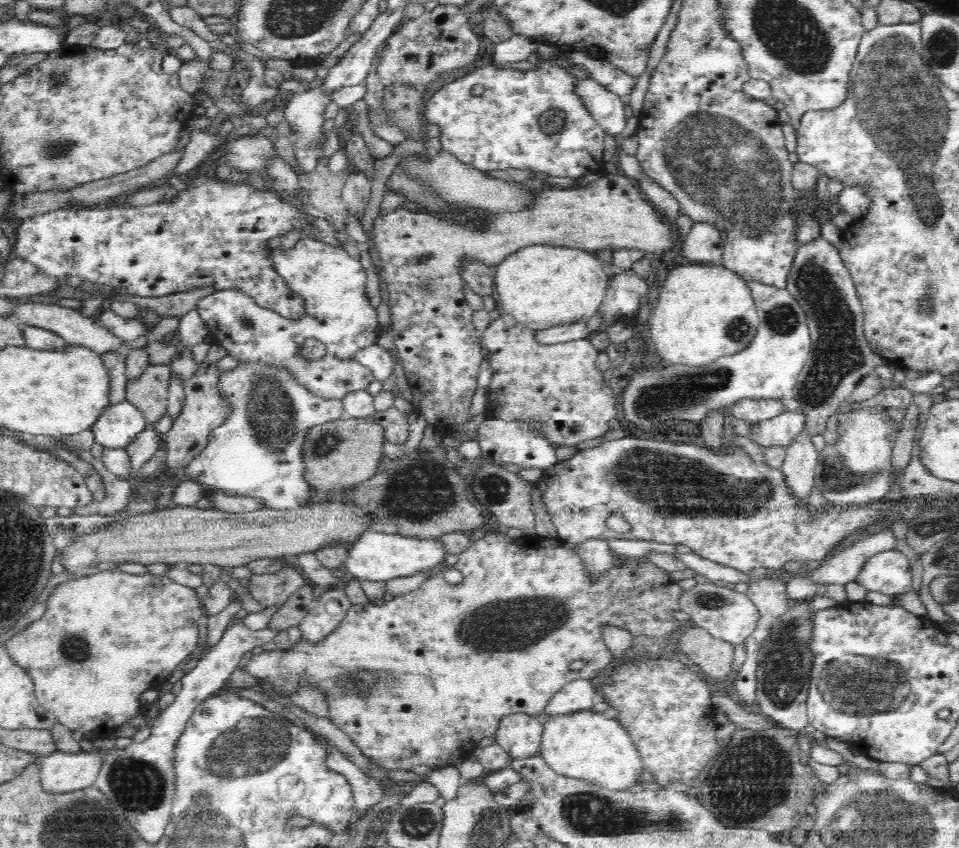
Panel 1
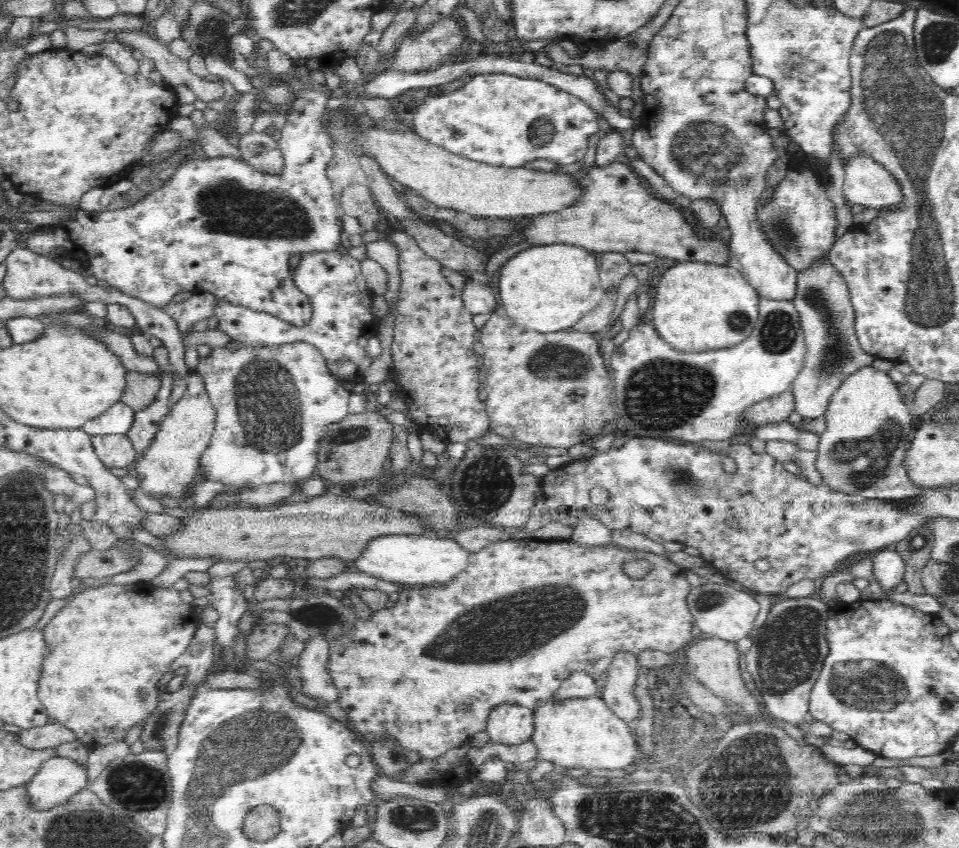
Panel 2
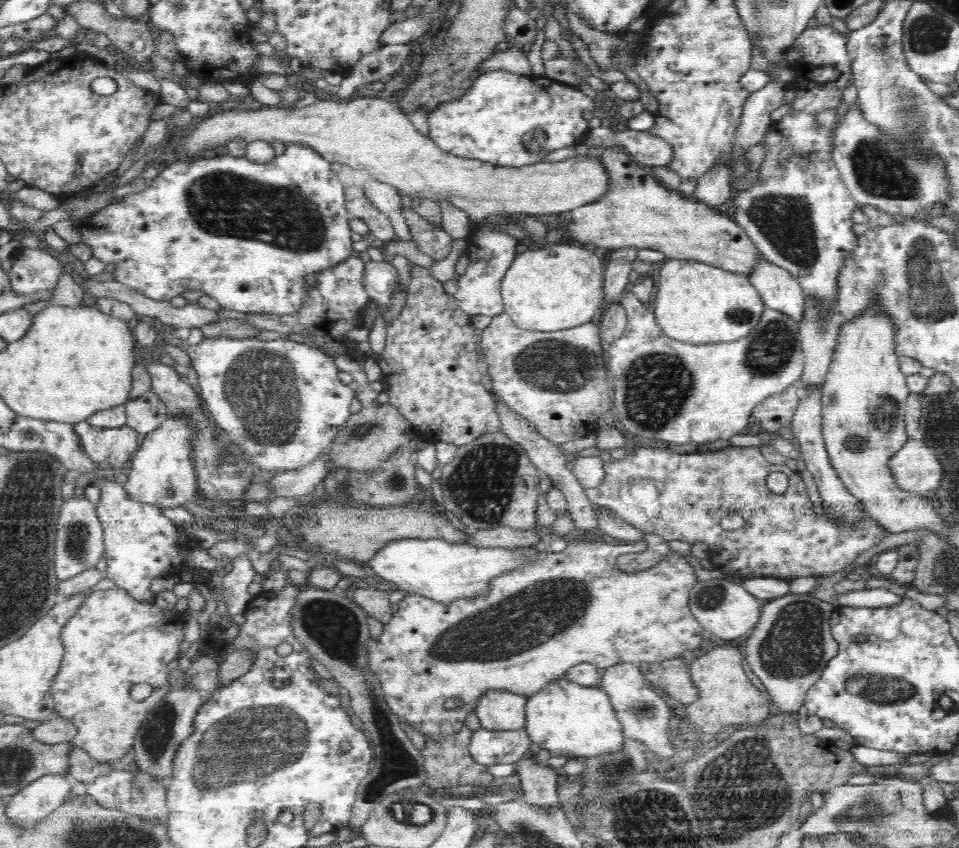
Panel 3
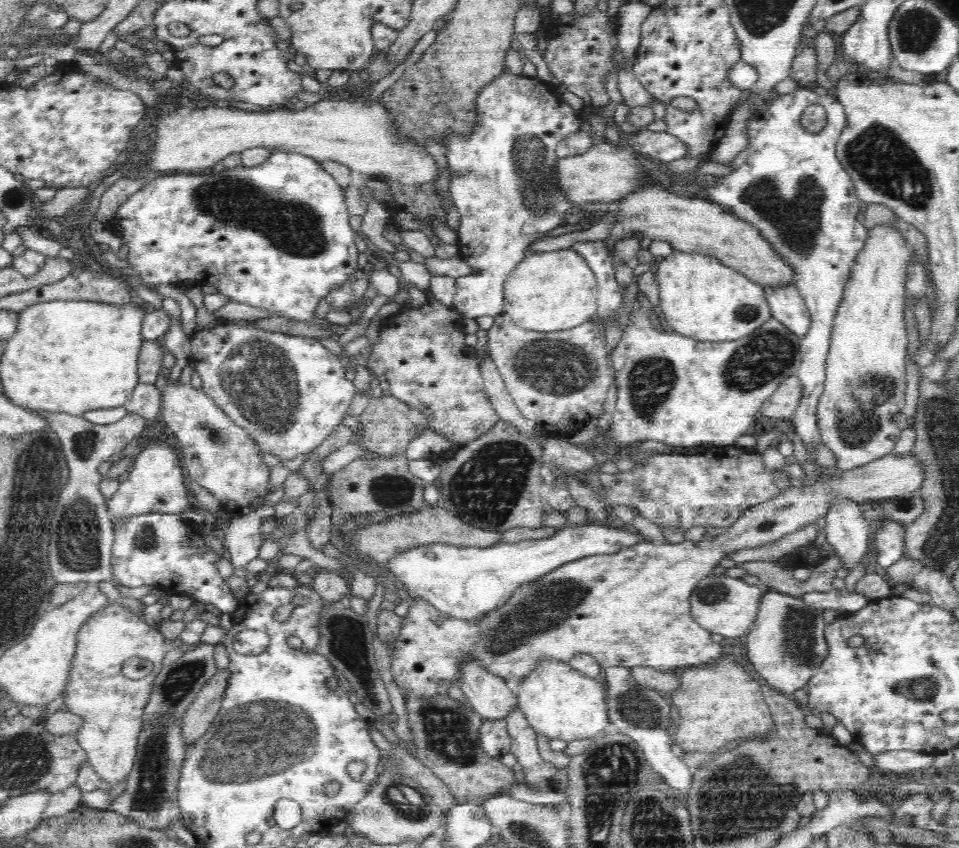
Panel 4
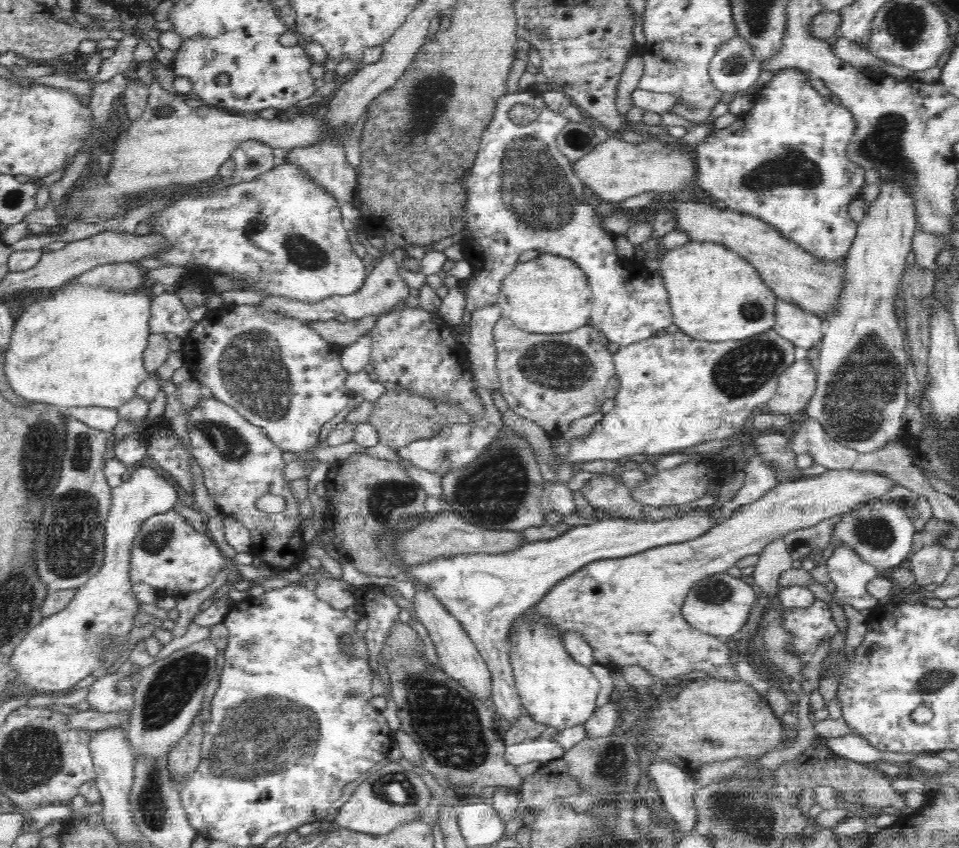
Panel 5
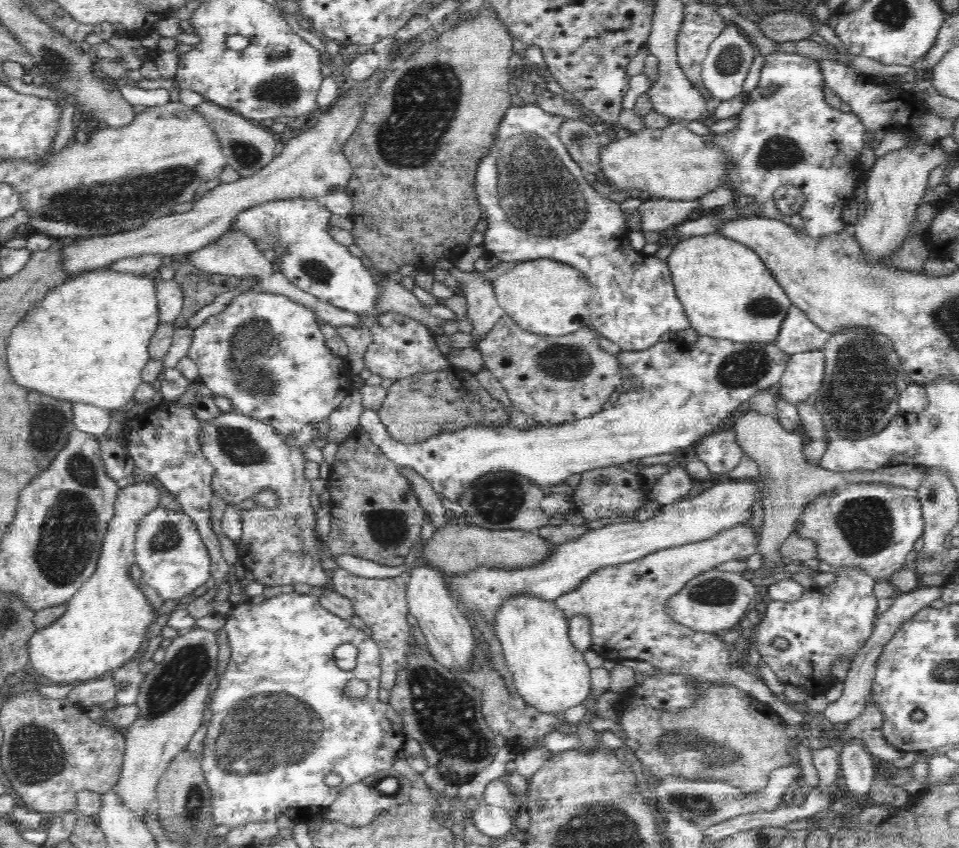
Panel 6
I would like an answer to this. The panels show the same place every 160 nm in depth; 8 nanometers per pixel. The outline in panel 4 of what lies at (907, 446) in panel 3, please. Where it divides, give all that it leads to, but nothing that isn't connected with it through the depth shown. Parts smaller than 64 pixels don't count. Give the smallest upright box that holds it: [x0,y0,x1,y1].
[390,453,926,698]

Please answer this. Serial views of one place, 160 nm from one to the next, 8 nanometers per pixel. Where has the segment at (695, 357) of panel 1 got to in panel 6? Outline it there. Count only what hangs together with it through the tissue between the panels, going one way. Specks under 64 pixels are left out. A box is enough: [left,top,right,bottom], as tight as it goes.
[666,233,793,342]

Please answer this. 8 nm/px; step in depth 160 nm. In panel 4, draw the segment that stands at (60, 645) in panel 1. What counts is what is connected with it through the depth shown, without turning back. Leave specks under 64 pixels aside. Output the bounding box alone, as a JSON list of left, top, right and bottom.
[63,601,171,789]

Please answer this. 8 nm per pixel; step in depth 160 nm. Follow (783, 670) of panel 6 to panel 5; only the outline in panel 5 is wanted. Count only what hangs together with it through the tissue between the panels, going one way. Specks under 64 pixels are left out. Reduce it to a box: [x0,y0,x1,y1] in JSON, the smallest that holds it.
[782,545,880,656]

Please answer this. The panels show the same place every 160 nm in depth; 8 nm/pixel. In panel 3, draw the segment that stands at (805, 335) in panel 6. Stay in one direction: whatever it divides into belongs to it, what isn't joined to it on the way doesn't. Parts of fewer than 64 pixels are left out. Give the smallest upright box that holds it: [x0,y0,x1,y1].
[746,257,805,322]

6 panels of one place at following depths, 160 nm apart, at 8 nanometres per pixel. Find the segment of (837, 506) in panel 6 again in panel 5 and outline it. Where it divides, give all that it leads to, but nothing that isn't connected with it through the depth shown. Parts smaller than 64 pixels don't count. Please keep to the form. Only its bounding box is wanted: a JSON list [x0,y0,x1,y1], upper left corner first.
[829,498,917,573]

